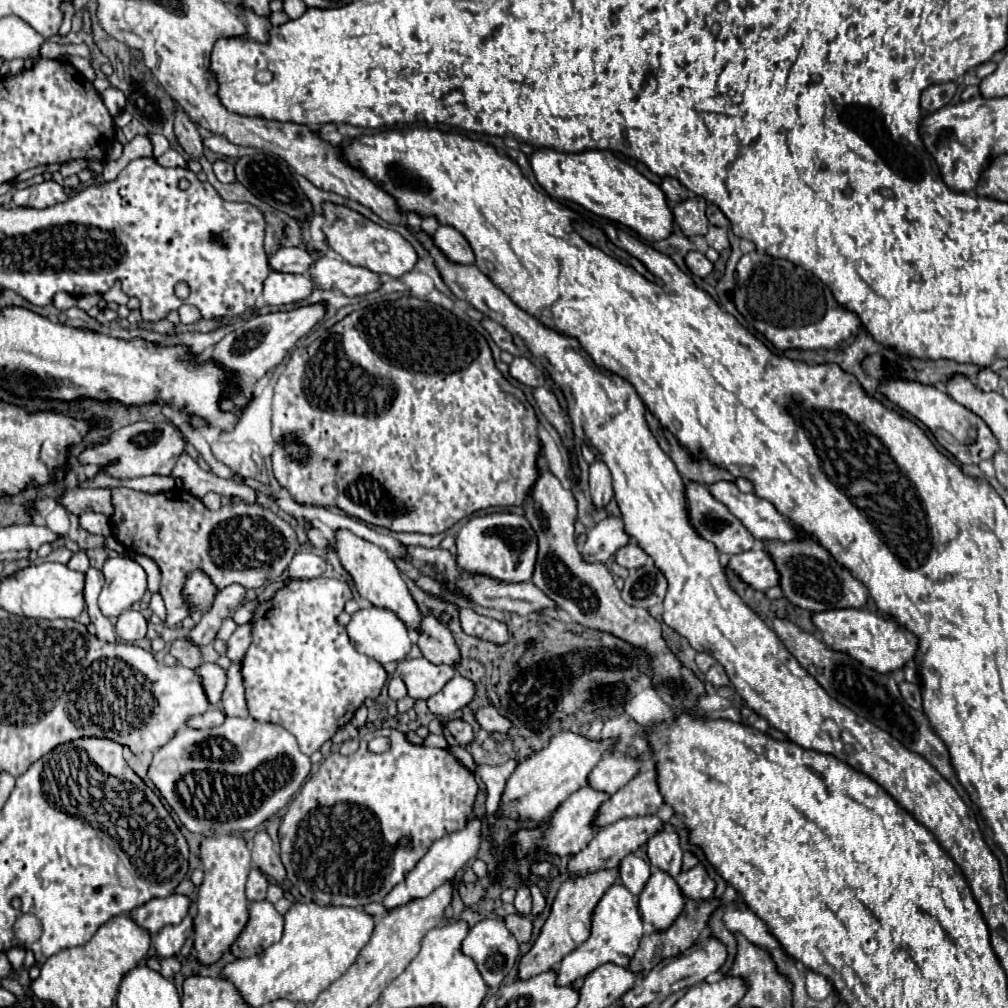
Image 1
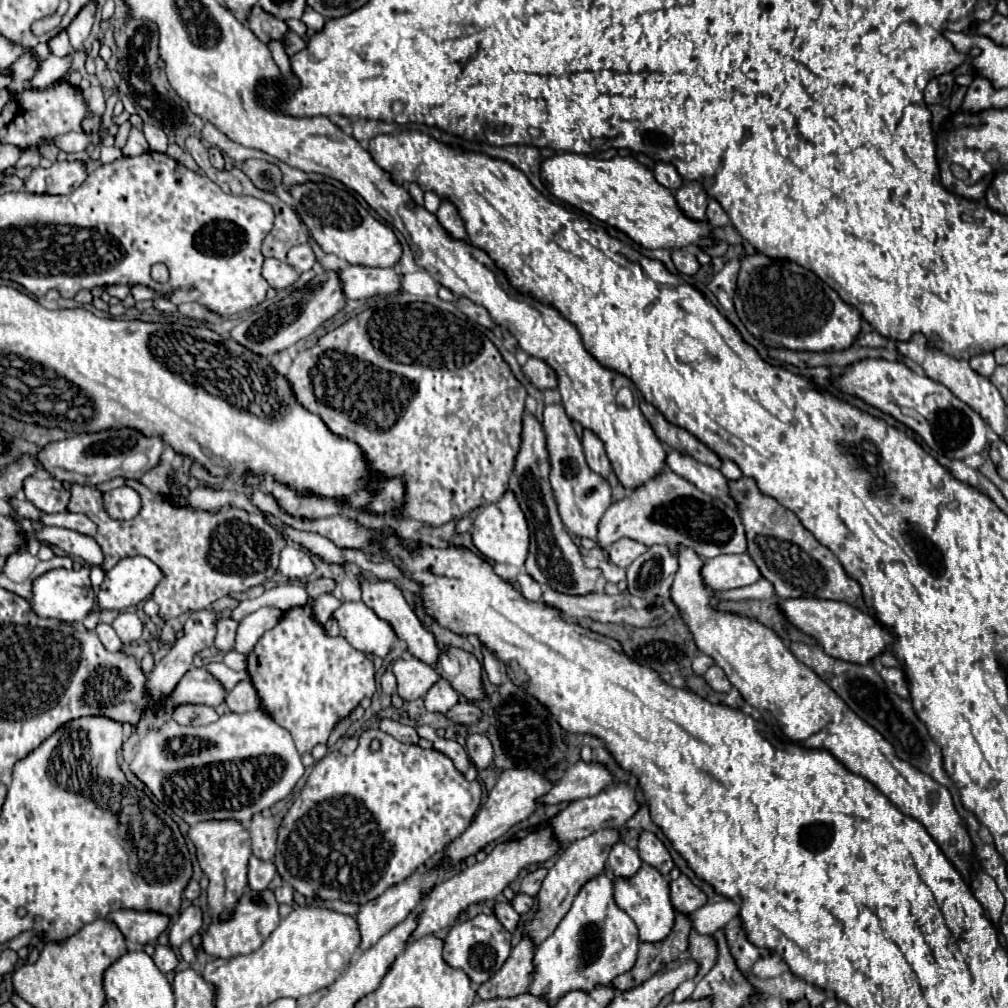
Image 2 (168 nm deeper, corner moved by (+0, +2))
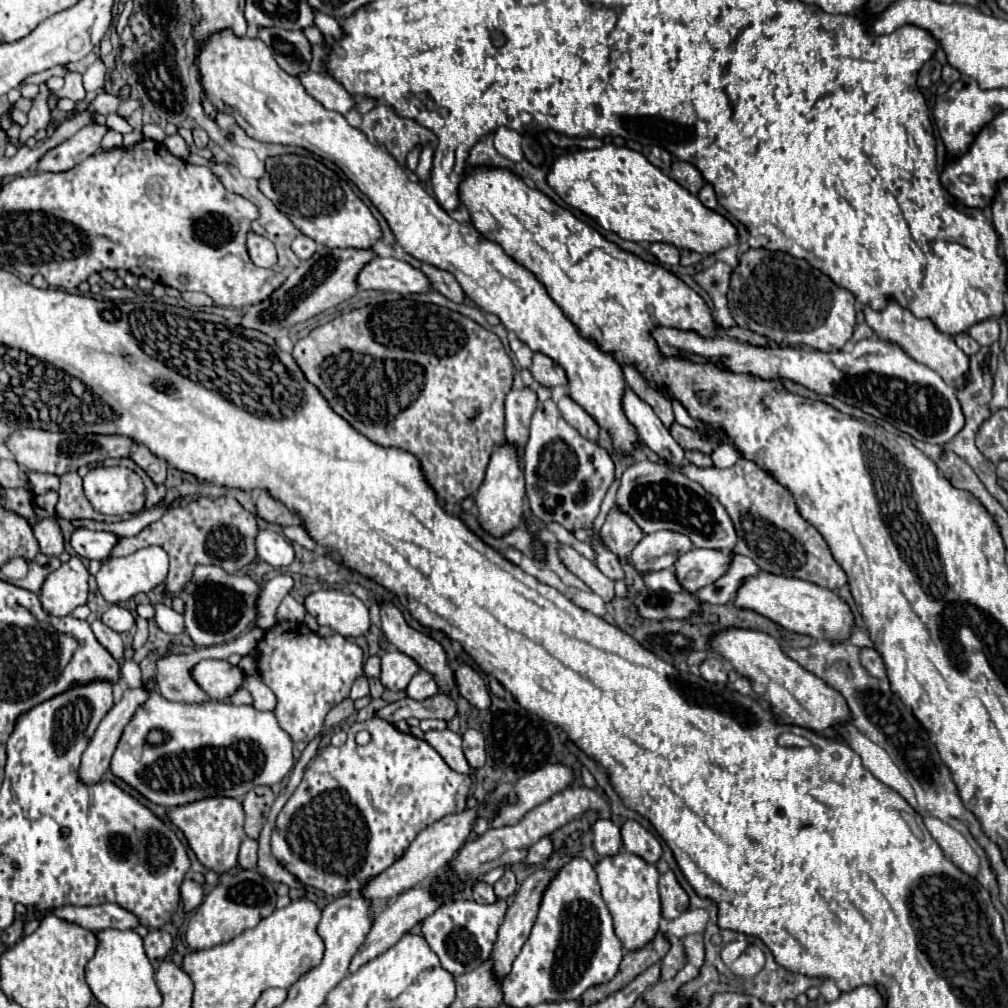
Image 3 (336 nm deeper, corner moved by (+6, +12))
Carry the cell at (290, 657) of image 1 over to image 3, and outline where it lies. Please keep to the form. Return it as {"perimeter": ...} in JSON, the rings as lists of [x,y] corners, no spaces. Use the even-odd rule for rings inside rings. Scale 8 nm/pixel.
{"perimeter":[[[278,622],[274,628],[266,630],[256,644],[256,668],[262,682],[276,694],[278,704],[274,714],[280,726],[290,734],[292,742],[310,742],[322,728],[324,716],[342,700],[350,696],[350,688],[356,678],[364,676],[364,652],[358,644],[346,640],[340,634],[328,638],[318,636],[306,624],[300,622]]]}

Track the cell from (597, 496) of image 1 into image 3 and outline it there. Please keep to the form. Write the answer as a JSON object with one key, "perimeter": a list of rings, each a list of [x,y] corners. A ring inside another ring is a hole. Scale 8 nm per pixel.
{"perimeter":[[[568,396],[560,398],[558,408],[562,412],[562,416],[566,418],[566,422],[570,426],[574,426],[586,440],[590,442],[598,442],[598,424]]]}

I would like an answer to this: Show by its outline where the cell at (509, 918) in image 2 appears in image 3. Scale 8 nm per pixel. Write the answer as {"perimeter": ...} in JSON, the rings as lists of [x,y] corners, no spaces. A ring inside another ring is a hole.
{"perimeter":[[[476,882],[472,892],[474,892],[474,900],[478,904],[494,904],[498,900],[498,896],[494,894],[494,888],[486,882]]]}

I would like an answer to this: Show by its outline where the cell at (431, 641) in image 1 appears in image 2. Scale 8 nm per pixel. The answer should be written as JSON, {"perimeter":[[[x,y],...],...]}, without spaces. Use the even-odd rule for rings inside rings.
{"perimeter":[[[450,648],[450,652],[458,658],[460,662],[460,674],[456,676],[450,676],[450,674],[444,674],[440,664],[436,664],[434,668],[440,672],[442,678],[446,678],[452,688],[464,696],[466,700],[470,702],[478,702],[482,700],[486,694],[484,694],[484,684],[482,684],[482,666],[480,662],[474,658],[474,654],[466,652],[466,650],[460,650],[460,648]]]}

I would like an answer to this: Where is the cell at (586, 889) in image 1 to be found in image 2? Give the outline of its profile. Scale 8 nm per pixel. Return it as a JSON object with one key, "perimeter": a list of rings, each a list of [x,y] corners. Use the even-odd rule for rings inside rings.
{"perimeter":[[[522,940],[508,956],[504,966],[484,984],[478,986],[476,994],[480,1000],[490,998],[514,998],[528,990],[532,982],[532,956],[534,948],[528,940]]]}

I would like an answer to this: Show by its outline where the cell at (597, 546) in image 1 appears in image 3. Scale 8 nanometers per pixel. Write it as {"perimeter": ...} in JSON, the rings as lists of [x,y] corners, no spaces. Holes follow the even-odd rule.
{"perimeter":[[[650,460],[634,462],[620,478],[616,506],[618,510],[626,510],[626,514],[634,518],[644,534],[672,530],[686,534],[696,548],[716,548],[726,552],[730,552],[736,544],[734,524],[718,498],[708,494],[702,486],[698,486],[698,482],[686,478],[682,472],[666,464]]]}

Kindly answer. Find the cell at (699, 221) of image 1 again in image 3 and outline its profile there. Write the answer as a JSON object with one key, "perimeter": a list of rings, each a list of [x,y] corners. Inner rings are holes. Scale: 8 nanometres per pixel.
{"perimeter":[[[674,160],[672,170],[670,170],[670,178],[692,194],[698,194],[700,188],[704,186],[704,178],[698,172],[698,168],[694,168],[688,162],[680,162],[680,160]]]}

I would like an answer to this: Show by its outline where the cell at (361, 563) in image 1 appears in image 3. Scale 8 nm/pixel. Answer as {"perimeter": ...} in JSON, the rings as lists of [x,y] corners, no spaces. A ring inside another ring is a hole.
{"perimeter":[[[392,602],[380,604],[380,622],[386,640],[392,642],[400,652],[414,658],[422,670],[434,674],[440,688],[454,686],[452,668],[446,660],[446,652],[442,650],[442,646],[428,634],[410,628],[402,612]]]}

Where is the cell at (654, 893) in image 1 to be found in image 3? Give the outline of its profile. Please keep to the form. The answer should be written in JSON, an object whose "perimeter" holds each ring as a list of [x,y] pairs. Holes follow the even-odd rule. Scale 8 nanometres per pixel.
{"perimeter":[[[620,850],[616,856],[602,858],[596,866],[598,882],[602,886],[602,898],[608,910],[614,916],[614,928],[618,938],[622,940],[624,948],[636,950],[648,944],[660,926],[662,908],[660,908],[660,894],[658,894],[658,870],[638,858],[636,854]]]}

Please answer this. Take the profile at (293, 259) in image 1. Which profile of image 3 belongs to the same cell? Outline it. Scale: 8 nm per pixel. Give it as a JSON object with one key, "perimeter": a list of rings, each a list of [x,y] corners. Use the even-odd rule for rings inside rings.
{"perimeter":[[[298,234],[296,240],[292,242],[292,252],[300,258],[300,260],[308,260],[314,252],[316,252],[316,242],[312,238],[306,238],[304,234]]]}

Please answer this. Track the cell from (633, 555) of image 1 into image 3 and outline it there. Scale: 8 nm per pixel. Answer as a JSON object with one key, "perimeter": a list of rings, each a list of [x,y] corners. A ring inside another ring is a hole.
{"perimeter":[[[612,508],[604,526],[600,528],[600,536],[618,558],[626,558],[644,534],[628,514],[620,512],[618,508]]]}

